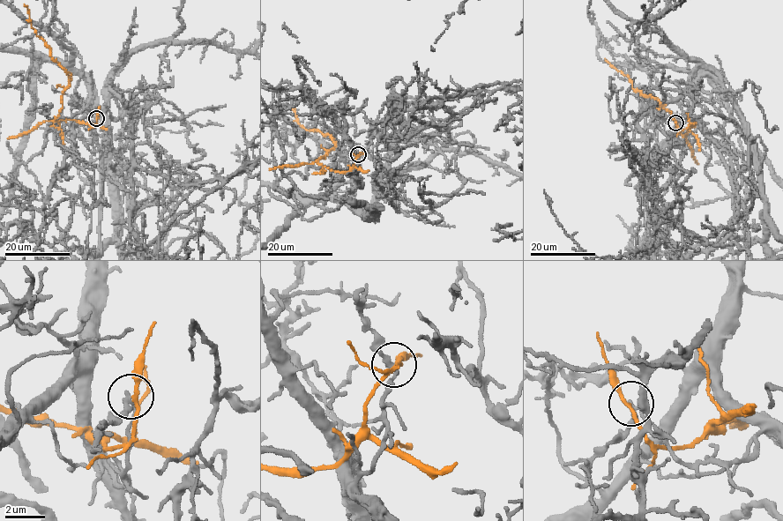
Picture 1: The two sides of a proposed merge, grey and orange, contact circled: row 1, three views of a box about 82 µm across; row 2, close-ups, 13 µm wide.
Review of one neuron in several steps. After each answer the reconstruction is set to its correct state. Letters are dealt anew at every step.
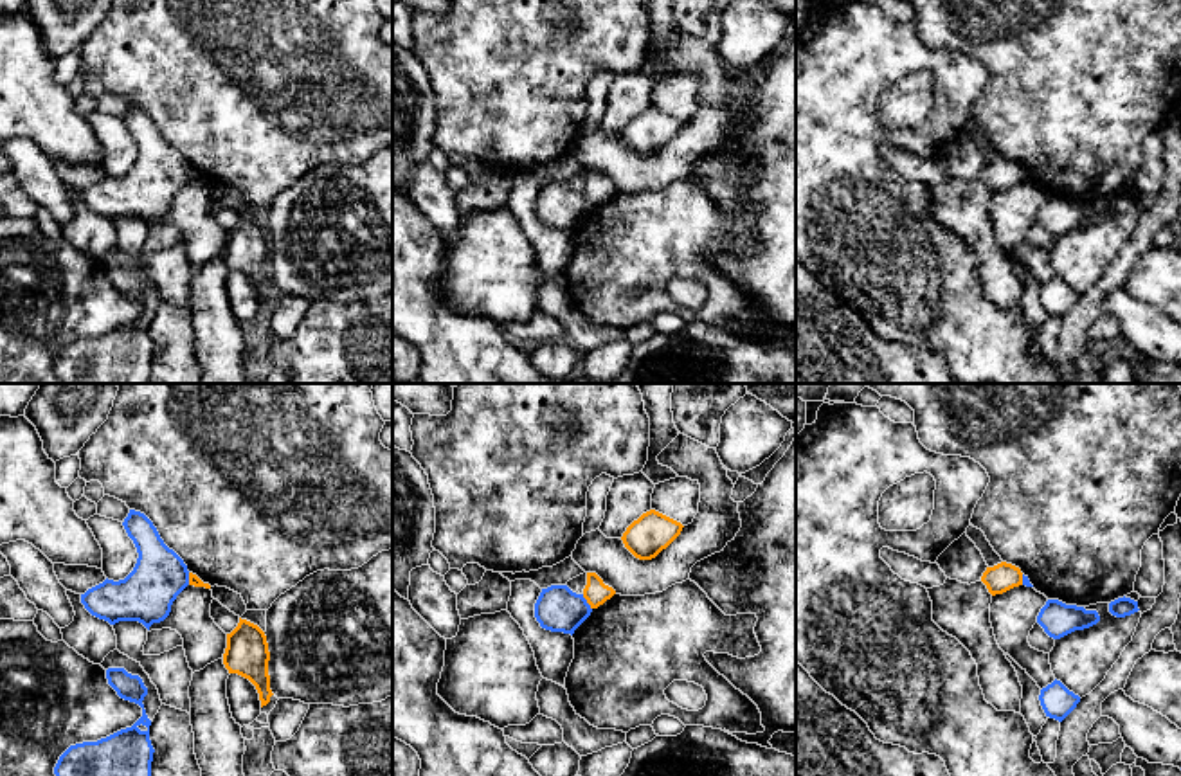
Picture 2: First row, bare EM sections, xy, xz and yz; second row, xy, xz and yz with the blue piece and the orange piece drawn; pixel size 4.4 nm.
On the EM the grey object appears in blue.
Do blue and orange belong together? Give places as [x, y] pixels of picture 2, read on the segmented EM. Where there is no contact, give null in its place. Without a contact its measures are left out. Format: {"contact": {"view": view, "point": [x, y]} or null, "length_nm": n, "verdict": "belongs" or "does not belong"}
{"contact": {"view": "xz", "point": [585, 602]}, "length_nm": 80, "verdict": "does not belong"}

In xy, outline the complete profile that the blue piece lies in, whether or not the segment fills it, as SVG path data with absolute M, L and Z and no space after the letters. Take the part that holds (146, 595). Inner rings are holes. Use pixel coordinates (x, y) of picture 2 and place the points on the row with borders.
M130 510L122 526L139 553L133 571L124 580L106 578L88 589L81 603L110 625L139 621L149 630L169 616L173 601L189 585L189 571L144 513Z

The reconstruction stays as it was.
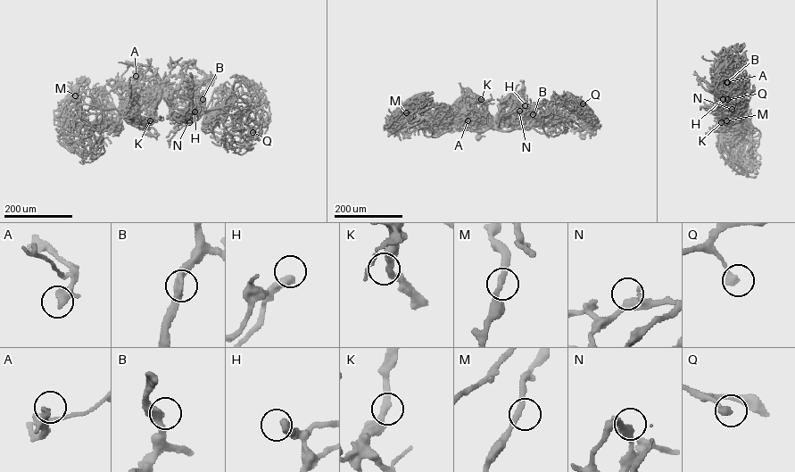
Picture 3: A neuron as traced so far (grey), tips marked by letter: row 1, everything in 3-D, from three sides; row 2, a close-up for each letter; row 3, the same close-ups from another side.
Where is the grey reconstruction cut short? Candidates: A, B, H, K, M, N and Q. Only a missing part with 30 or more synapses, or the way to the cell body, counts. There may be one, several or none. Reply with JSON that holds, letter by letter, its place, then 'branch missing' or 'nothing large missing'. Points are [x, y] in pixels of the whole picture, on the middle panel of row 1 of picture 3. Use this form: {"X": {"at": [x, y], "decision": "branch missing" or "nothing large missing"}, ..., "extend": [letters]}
{"A": {"at": [467, 120], "decision": "nothing large missing"}, "B": {"at": [533, 114], "decision": "nothing large missing"}, "H": {"at": [525, 105], "decision": "nothing large missing"}, "K": {"at": [481, 99], "decision": "nothing large missing"}, "M": {"at": [406, 112], "decision": "nothing large missing"}, "N": {"at": [519, 111], "decision": "nothing large missing"}, "Q": {"at": [583, 103], "decision": "nothing large missing"}, "extend": []}

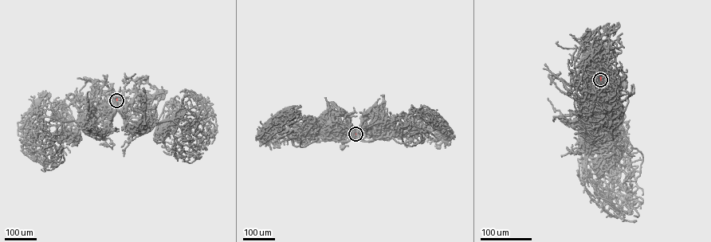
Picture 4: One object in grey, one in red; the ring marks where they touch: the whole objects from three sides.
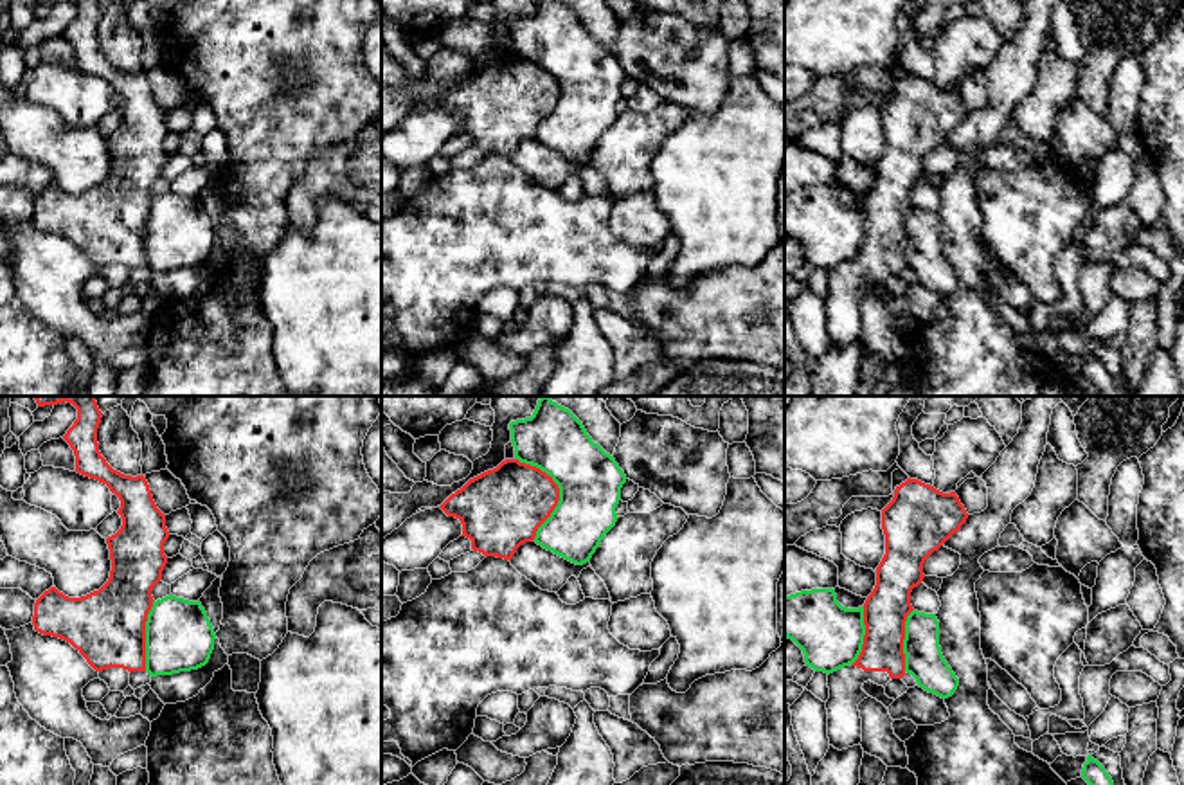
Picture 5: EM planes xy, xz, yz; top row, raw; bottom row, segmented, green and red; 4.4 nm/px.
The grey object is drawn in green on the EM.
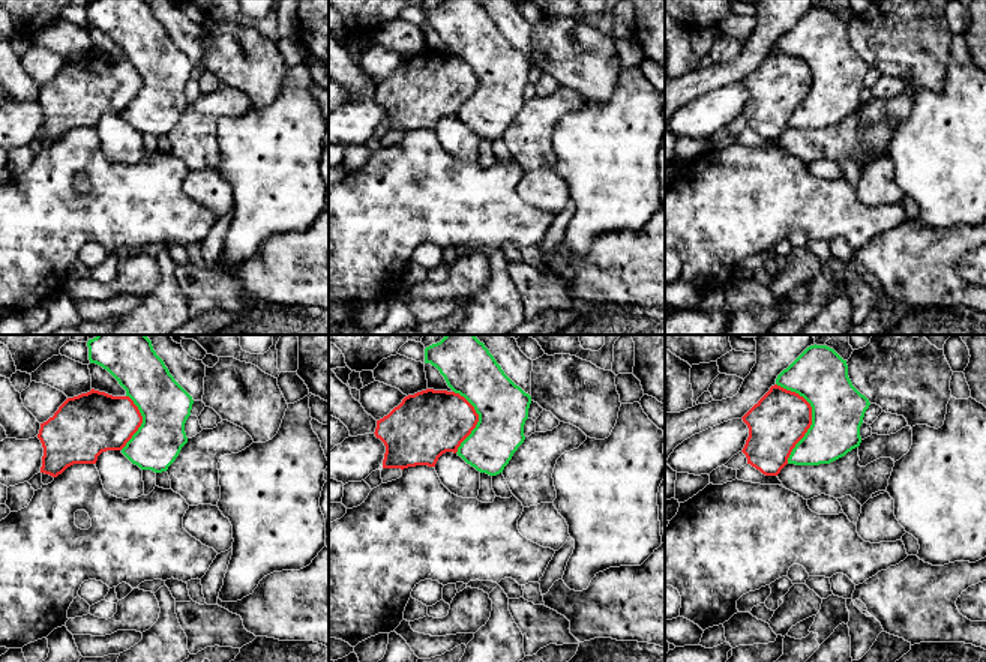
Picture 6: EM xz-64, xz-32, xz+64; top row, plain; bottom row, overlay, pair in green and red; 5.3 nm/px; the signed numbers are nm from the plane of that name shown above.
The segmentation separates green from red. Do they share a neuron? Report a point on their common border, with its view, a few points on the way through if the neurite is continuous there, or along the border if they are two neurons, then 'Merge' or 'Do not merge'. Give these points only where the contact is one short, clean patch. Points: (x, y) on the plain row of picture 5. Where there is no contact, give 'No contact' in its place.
Touches green at xz (560, 89). Do not merge

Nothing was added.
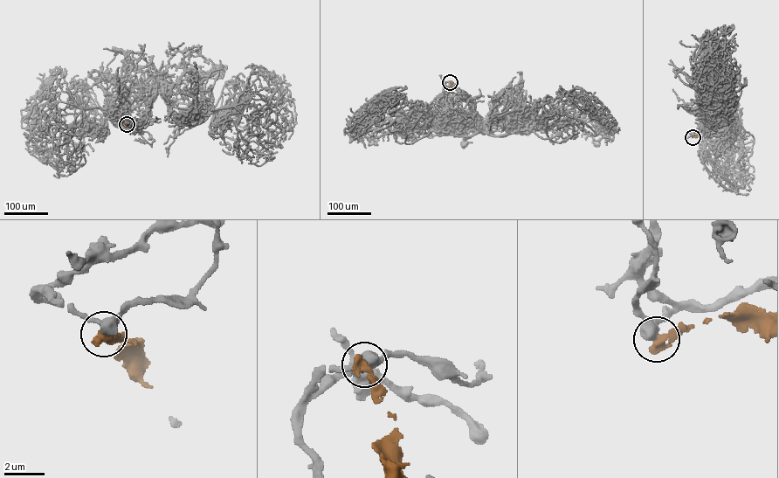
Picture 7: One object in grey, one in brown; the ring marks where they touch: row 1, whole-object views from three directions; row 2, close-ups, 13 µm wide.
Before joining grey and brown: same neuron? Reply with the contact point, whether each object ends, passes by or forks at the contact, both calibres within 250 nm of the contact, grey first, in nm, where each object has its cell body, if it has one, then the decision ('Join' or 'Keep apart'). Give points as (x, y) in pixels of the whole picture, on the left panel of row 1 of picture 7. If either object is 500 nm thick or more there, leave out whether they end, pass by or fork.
Place: (127, 124). At the ring grey passes by. At the ring brown ends. Thickness 460 nm (grey) against 480 nm. Soma of grey: (141, 83). Soma of brown: none. Keep apart

